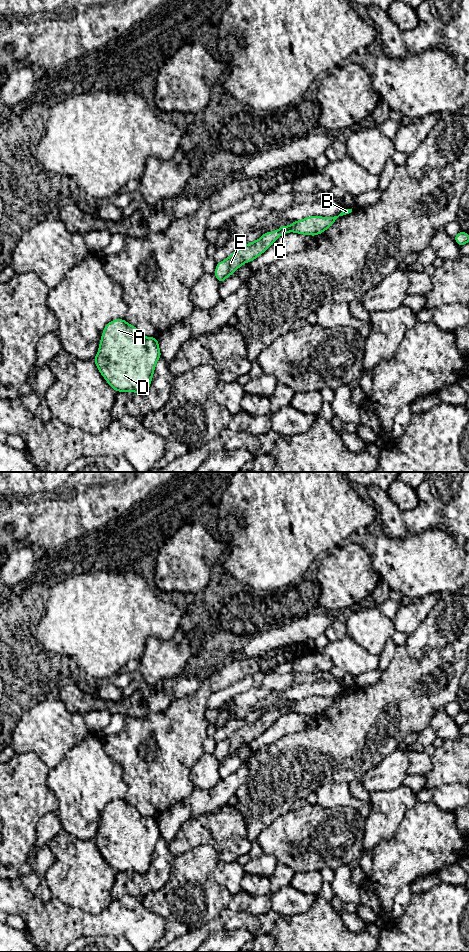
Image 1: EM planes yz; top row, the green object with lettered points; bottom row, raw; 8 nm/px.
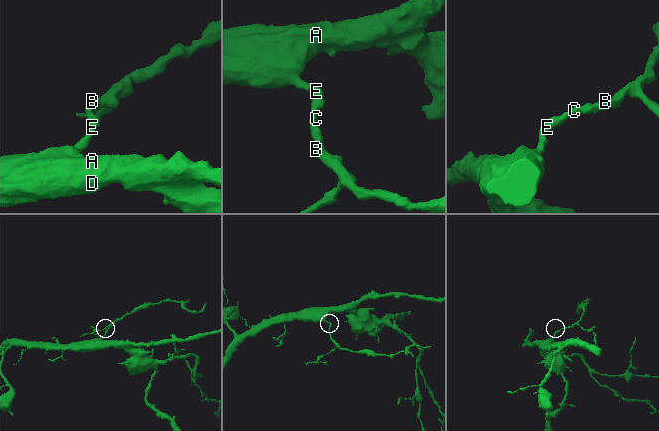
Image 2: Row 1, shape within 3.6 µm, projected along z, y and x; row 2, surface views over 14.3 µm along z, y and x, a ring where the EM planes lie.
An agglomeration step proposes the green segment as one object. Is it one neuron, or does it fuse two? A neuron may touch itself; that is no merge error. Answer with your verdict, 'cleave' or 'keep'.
keep

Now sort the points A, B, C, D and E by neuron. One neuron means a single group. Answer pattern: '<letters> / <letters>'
A B C D E

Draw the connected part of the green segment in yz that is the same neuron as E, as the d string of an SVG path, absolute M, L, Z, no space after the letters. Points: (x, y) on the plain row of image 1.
M342 689L338 695L333 697L309 696L294 701L290 706L282 705L276 711L265 712L260 719L247 723L242 728L234 731L228 738L217 743L214 755L221 763L243 744L253 741L264 733L279 716L288 712L316 716L327 710L338 698L351 692L352 689Z

